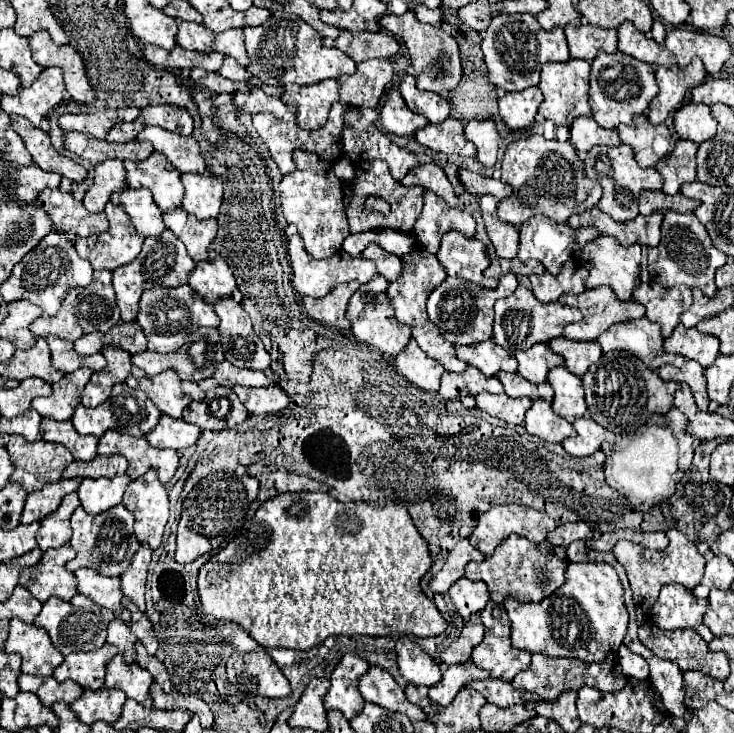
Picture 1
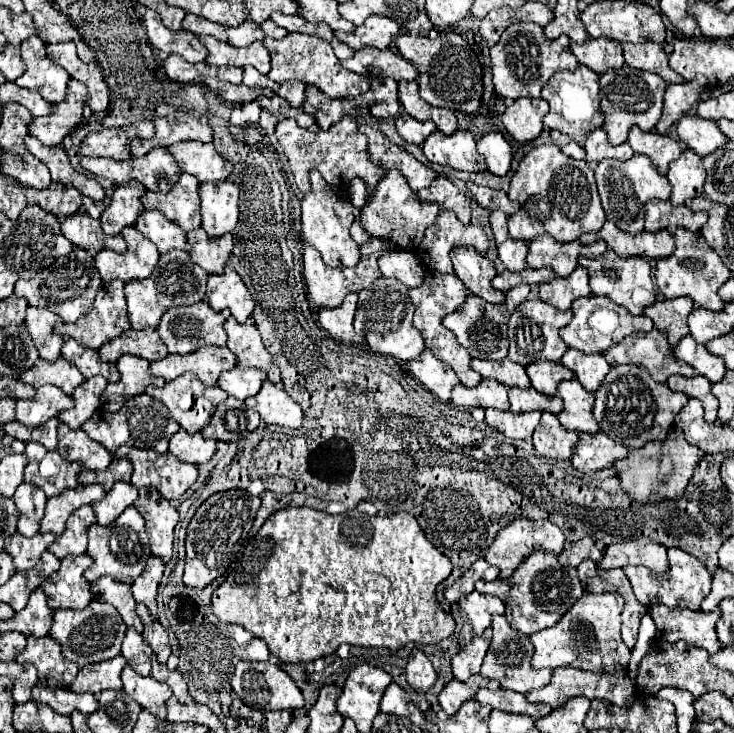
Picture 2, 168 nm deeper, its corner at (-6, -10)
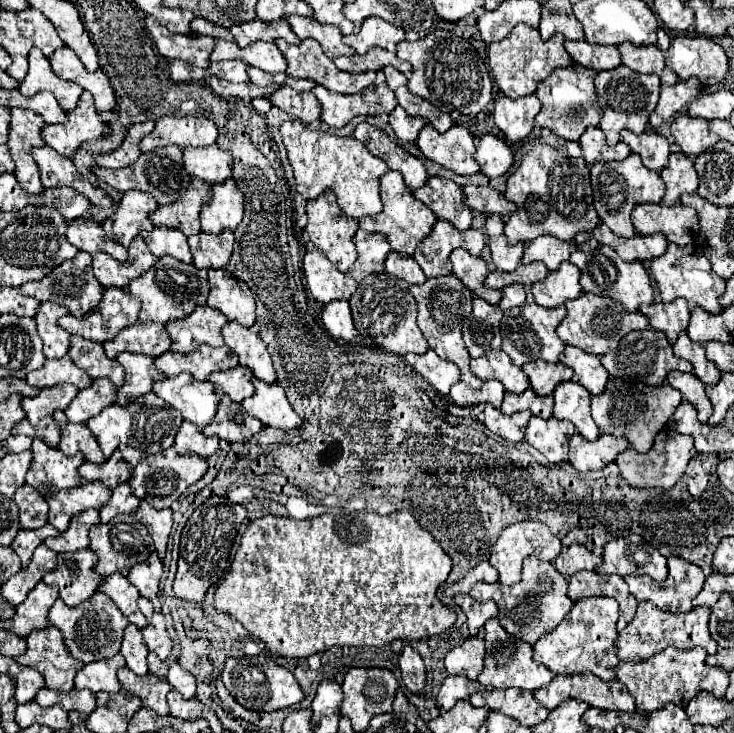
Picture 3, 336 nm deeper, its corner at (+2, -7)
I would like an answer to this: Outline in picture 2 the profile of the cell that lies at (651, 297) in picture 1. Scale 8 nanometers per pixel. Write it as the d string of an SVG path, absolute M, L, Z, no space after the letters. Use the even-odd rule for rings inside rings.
M678 297L670 301L656 301L652 307L646 307L644 315L654 321L658 331L668 335L668 343L674 347L682 337L688 335L688 315L692 309L692 299Z

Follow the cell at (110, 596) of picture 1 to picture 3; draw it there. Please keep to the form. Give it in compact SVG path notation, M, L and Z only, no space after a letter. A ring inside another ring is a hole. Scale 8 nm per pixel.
M110 574L106 576L100 586L98 592L106 594L108 598L114 600L114 604L118 606L118 610L128 618L128 622L132 622L138 628L146 626L146 618L138 608L138 590L126 580L126 576L122 574Z

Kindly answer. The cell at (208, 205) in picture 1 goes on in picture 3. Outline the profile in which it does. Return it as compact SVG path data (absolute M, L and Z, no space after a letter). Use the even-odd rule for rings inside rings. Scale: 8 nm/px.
M228 178L222 184L212 184L210 190L212 190L212 196L202 206L202 212L200 212L202 232L220 234L226 228L234 230L240 224L244 214L242 192L238 190L232 178Z

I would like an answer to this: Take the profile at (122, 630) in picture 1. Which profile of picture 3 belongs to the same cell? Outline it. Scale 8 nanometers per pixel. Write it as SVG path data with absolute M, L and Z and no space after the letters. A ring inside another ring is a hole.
M128 624L126 630L124 630L120 654L126 658L126 666L128 666L134 674L138 674L138 676L148 674L148 668L146 668L148 648L146 648L146 644L142 642L142 634L140 634L140 630L138 630L134 624Z

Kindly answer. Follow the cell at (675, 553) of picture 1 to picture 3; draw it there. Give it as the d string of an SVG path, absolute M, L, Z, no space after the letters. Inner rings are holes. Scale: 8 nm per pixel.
M668 558L668 578L654 582L650 576L624 576L632 596L642 602L650 600L660 610L678 614L692 610L692 600L704 586L704 574L696 564L682 558Z

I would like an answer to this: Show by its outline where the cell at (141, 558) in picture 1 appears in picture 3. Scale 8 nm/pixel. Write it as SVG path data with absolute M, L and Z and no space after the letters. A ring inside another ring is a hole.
M156 552L150 554L150 558L146 562L136 564L128 572L130 584L134 584L138 588L140 596L150 600L150 604L154 606L154 612L160 612L160 602L158 602L158 582L160 582L160 576L162 576L162 562L156 556Z

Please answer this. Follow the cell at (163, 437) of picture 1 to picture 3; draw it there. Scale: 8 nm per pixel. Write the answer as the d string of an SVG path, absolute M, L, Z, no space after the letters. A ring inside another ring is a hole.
M182 422L174 438L174 450L178 454L198 454L202 458L208 458L218 450L218 442L220 440L216 436L208 438L194 424Z

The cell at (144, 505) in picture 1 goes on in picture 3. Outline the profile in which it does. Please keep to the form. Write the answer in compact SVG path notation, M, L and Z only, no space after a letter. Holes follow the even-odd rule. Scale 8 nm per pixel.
M140 502L140 508L132 516L150 530L154 546L156 546L156 552L158 552L160 558L164 558L170 528L172 528L172 510L170 508L156 510L148 502Z

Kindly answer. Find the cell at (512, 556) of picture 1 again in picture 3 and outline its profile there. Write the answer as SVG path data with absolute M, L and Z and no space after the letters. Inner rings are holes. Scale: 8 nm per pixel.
M528 556L522 568L522 580L518 584L502 586L498 582L496 584L478 582L472 586L470 596L478 602L494 600L500 612L498 618L506 628L506 632L534 644L540 638L540 634L558 626L562 618L566 618L566 614L570 612L574 602L570 602L570 596L566 596L566 588L568 588L568 580L554 568L552 562L544 562L544 560L538 560L536 556Z

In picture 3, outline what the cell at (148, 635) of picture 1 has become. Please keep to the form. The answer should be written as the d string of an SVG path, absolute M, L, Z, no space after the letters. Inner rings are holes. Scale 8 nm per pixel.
M152 612L148 616L148 624L146 624L146 630L142 630L142 638L144 638L144 644L148 646L148 650L158 654L160 660L168 658L168 654L172 650L172 640L166 632L166 624L164 624L162 614Z

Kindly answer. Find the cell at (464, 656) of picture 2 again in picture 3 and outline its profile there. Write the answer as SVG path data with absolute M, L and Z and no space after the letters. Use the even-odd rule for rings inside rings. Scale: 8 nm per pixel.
M482 630L478 632L478 636L472 636L468 640L464 640L460 646L452 648L446 658L446 670L448 674L454 676L468 676L472 680L476 680L476 676L480 674L482 666L484 666L484 640L482 640Z

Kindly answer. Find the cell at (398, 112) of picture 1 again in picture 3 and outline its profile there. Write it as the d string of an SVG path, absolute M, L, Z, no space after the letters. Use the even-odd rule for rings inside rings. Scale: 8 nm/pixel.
M396 106L390 112L390 126L396 132L396 136L404 142L416 142L418 132L428 124L426 118L420 116L408 116L402 106Z

